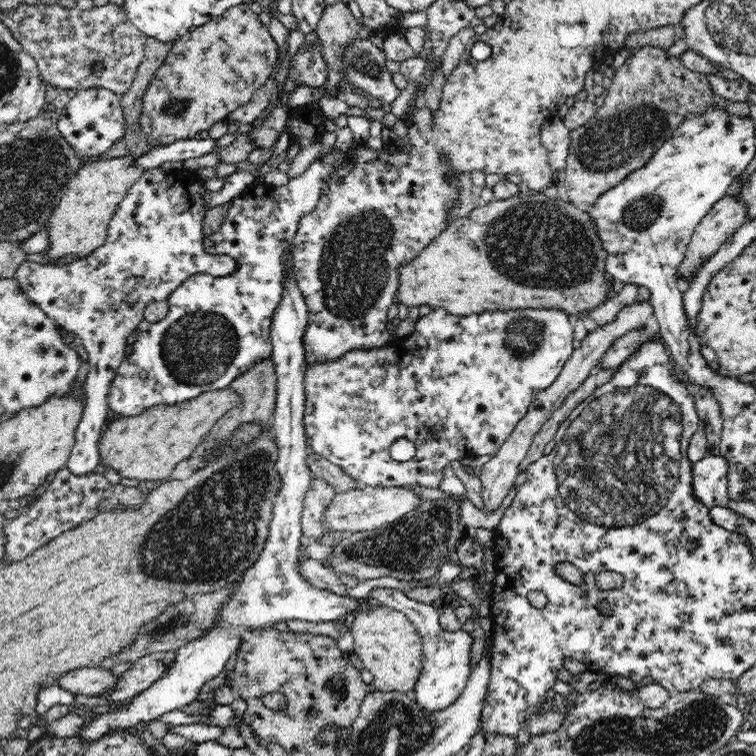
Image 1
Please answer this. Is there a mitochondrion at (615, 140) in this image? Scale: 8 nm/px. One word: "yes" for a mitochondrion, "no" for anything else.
yes

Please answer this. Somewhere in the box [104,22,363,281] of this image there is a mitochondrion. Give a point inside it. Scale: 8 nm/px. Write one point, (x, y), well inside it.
(175, 108)

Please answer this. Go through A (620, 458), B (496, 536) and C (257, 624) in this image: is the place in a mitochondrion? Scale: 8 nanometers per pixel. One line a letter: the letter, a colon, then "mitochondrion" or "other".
A: mitochondrion
B: other
C: other

